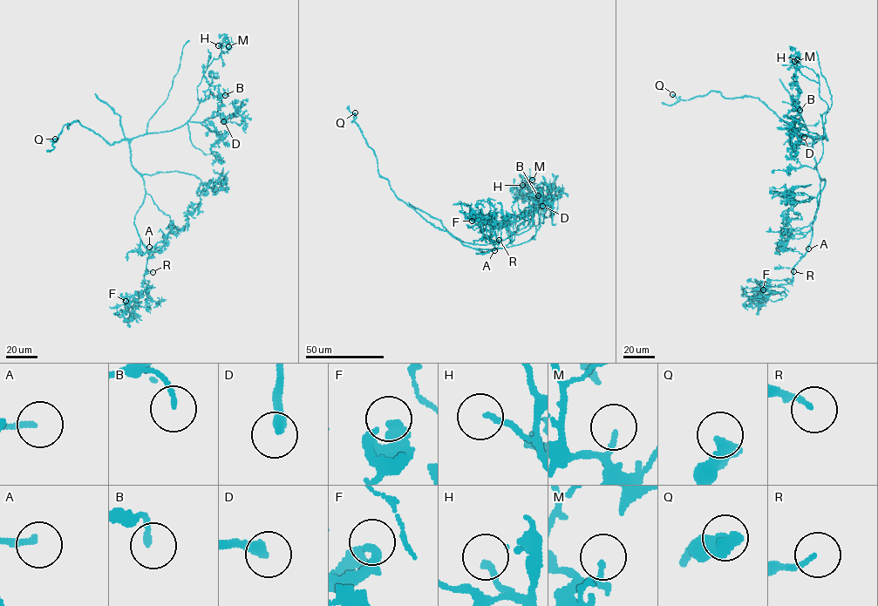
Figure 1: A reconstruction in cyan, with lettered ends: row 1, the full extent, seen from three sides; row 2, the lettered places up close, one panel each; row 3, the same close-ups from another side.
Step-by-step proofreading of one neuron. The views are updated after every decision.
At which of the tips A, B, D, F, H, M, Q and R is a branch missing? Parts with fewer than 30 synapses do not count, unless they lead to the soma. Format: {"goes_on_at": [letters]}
{"goes_on_at": ["A", "B", "D", "R"]}

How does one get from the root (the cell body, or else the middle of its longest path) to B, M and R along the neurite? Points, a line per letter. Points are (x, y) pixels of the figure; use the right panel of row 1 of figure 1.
B: (816, 161), (813, 141), (827, 139), (799, 122), (799, 110)
M: (816, 161), (813, 141), (827, 139), (827, 105), (819, 76), (797, 52), (794, 61)
R: (816, 161), (820, 180), (820, 200), (809, 245), (793, 271)

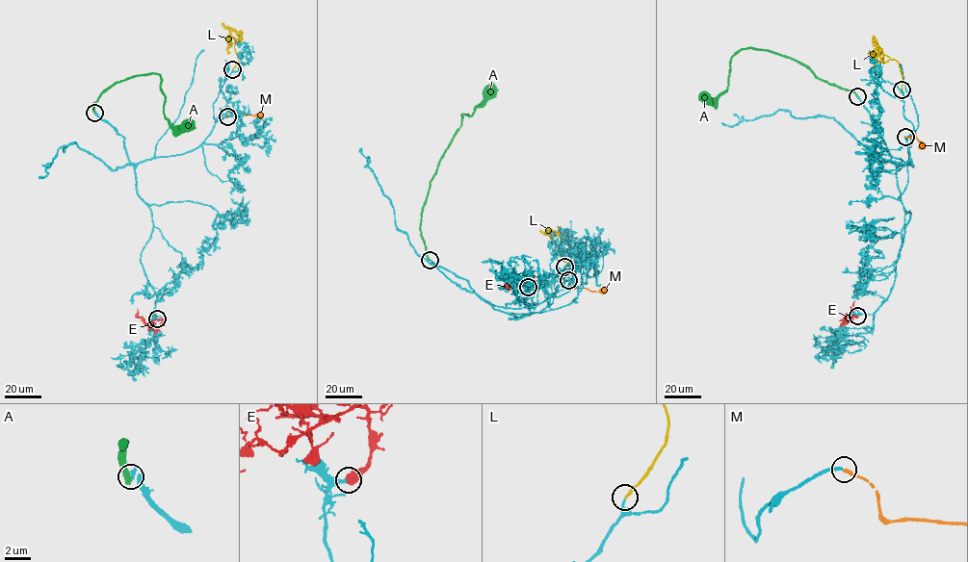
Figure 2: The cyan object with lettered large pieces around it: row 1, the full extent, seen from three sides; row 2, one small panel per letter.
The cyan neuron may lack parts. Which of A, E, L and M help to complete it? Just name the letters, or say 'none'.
E, L

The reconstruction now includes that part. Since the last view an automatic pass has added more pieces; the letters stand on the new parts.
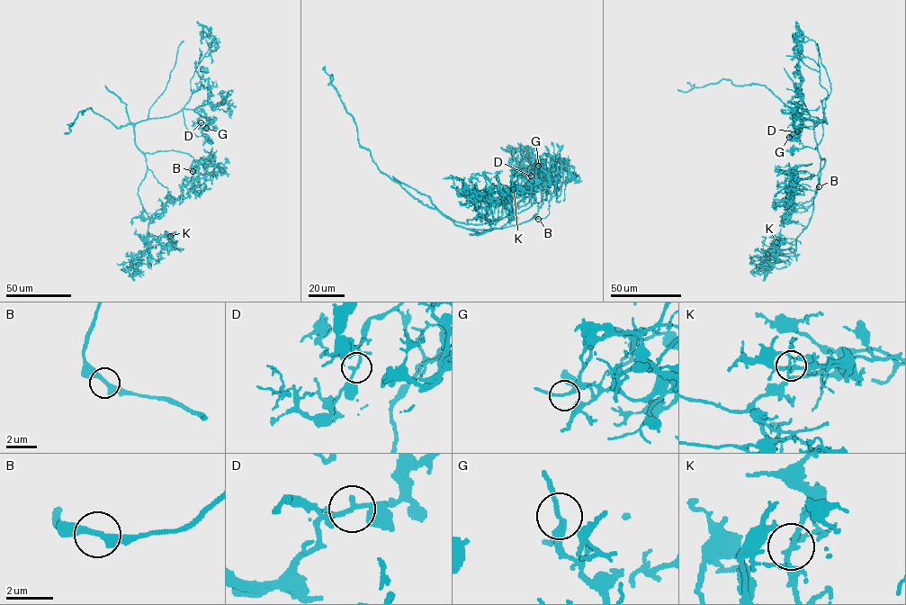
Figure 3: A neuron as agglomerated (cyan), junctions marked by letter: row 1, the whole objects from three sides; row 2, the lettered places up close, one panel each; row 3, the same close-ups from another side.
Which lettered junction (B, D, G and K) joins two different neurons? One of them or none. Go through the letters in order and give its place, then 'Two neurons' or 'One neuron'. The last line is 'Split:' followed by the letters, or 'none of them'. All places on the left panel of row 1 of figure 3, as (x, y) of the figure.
B: Place: (192, 171). One neuron
D: Place: (201, 122). One neuron
G: Place: (206, 128). One neuron
K: Place: (170, 236). One neuron
Split: none of them

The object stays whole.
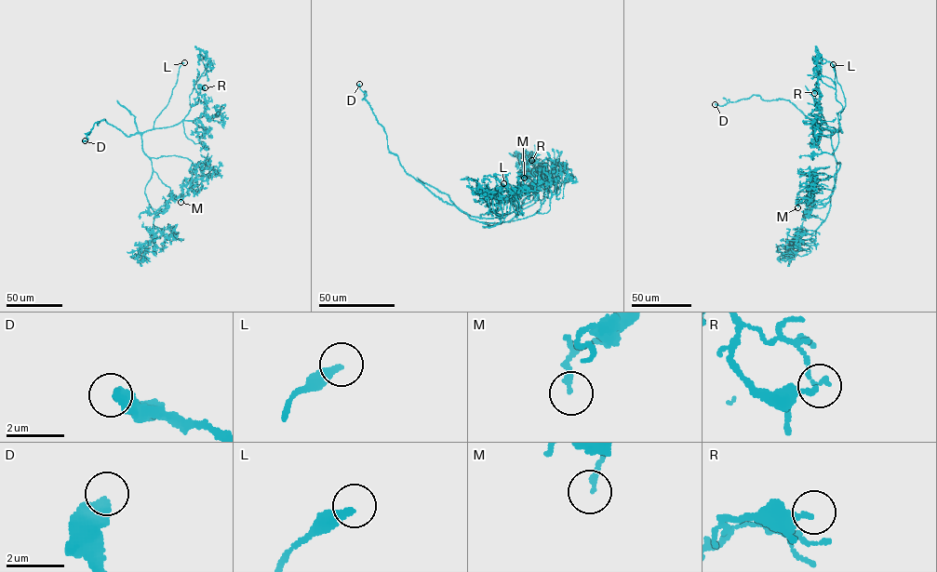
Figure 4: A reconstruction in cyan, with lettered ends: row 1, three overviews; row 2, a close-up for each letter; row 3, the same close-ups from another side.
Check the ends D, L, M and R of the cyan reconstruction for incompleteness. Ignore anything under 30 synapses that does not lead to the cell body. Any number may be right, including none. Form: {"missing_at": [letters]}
{"missing_at": ["L"]}

